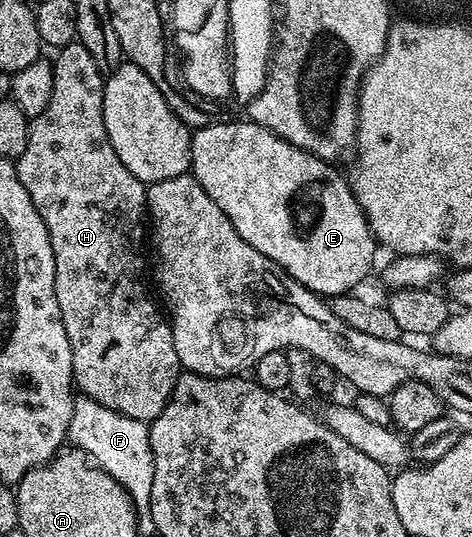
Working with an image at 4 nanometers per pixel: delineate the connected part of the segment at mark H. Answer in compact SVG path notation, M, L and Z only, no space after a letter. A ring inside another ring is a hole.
M76 41L58 48L54 55L53 97L49 97L49 105L45 105L43 112L30 120L29 141L25 153L17 160L19 180L25 185L37 213L41 213L45 229L49 229L57 305L71 346L74 386L86 398L125 417L150 421L171 400L181 368L168 316L162 306L155 304L147 288L149 271L143 260L147 187L121 165L121 157L117 157L109 141L103 116L105 73L93 61L89 49Z

